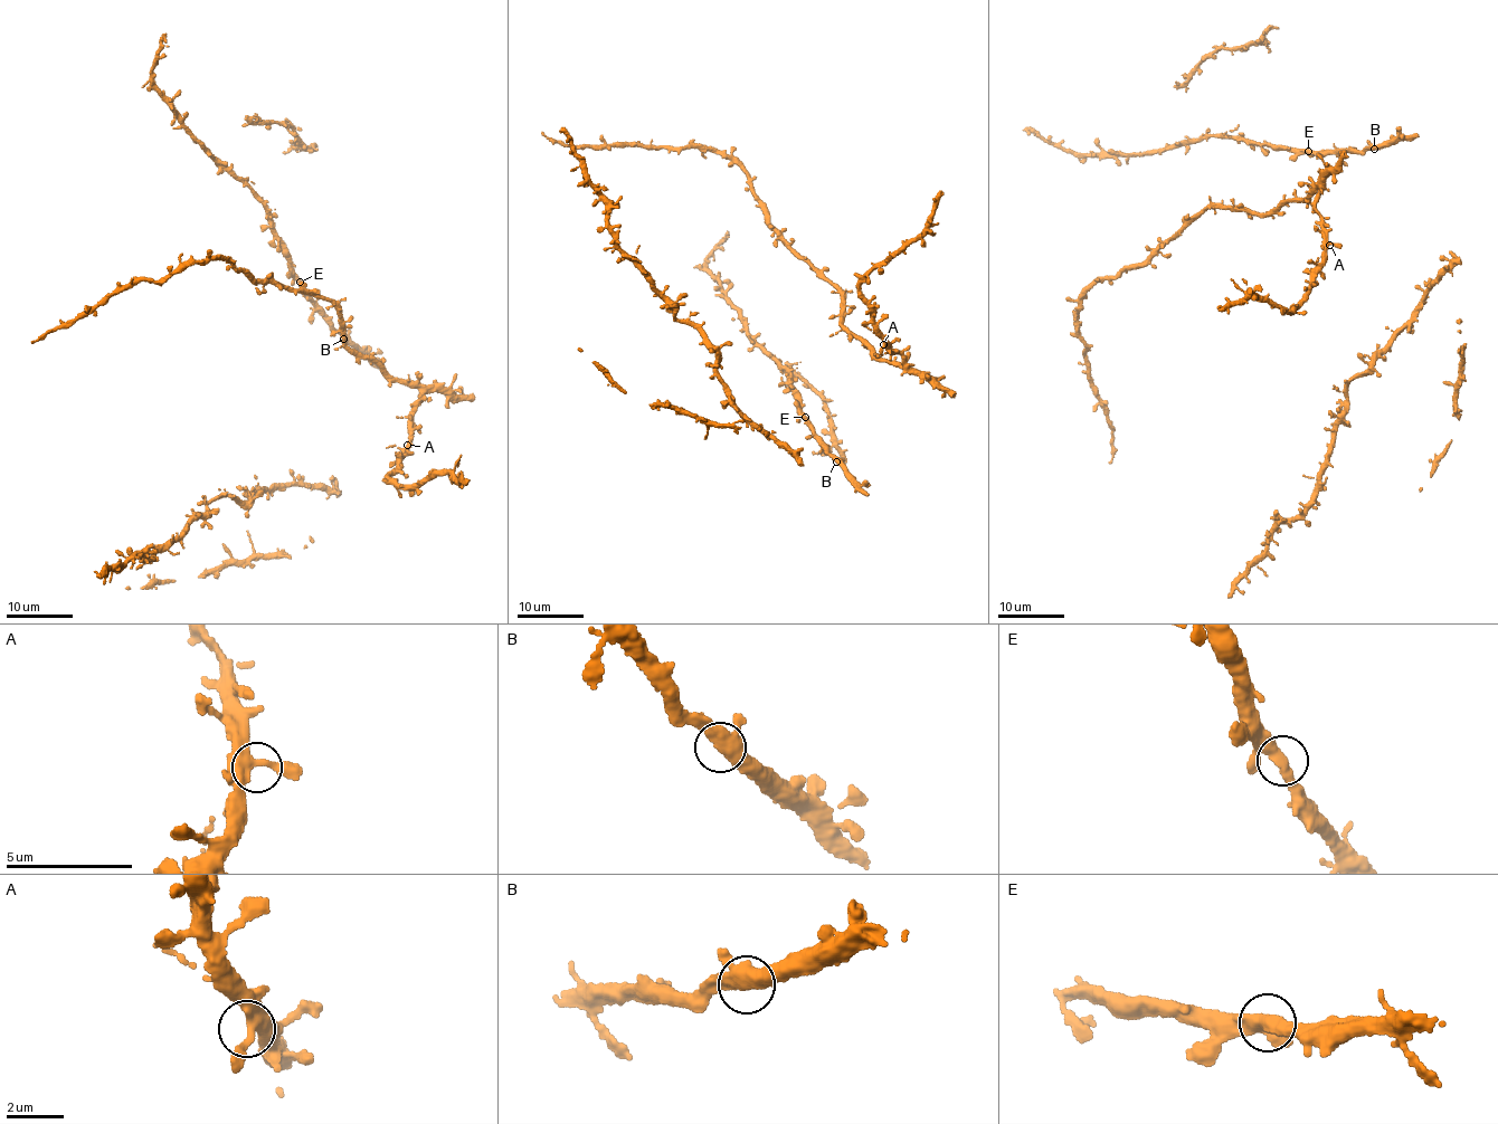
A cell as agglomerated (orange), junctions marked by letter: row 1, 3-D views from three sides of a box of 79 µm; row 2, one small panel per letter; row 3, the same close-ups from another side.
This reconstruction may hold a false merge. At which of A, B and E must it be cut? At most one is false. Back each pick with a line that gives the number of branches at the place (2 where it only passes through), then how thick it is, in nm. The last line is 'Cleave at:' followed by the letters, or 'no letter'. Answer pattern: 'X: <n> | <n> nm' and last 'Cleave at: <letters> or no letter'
Cleave at: no letter

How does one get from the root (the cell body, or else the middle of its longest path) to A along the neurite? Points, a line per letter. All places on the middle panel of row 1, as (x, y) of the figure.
A: (899, 352), (890, 350), (889, 342), (883, 344)

